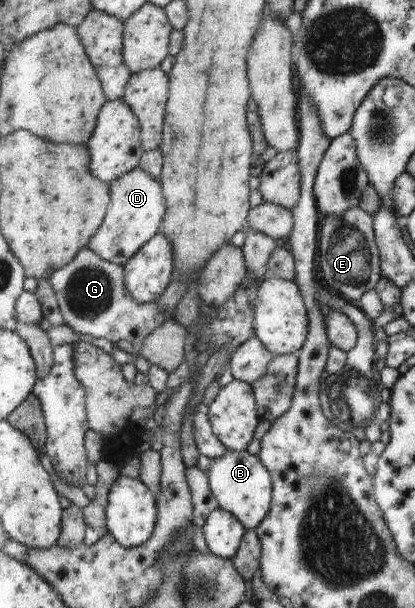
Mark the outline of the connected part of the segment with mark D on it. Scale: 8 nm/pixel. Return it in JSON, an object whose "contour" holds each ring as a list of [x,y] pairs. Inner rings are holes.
{"contour":[[[139,167],[122,175],[122,178],[109,182],[110,203],[102,225],[90,239],[88,247],[97,252],[102,259],[118,265],[126,265],[130,258],[136,257],[149,239],[159,232],[162,218],[167,210],[161,182],[149,172]]]}

